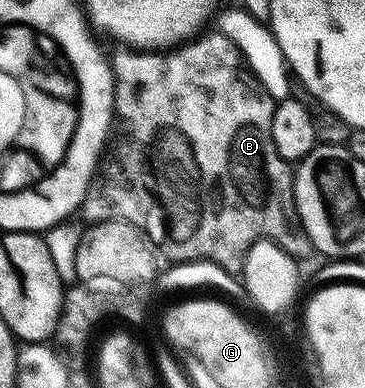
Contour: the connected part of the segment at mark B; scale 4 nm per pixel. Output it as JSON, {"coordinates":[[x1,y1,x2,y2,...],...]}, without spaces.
{"coordinates":[[221,33,206,34,199,34,165,53,151,53,146,49,118,49,122,51,115,53,114,59,112,58,114,115,117,122,118,119,122,122,122,136,119,137,118,144,114,148,111,146,101,156,96,174,90,180,86,196,82,198,80,215,86,218,87,224,119,219,125,223,131,223,133,227,139,227,151,244,161,254,163,251,171,259,169,262,174,265,191,263,194,260,206,260,224,268,230,275,238,277,242,274,242,266,246,260,248,249,252,249,252,245,259,243,261,239,279,243,295,259,302,260,312,251,312,248,308,233,298,216,298,206,294,200,294,171,291,164,287,163,284,157,280,157,280,153,276,153,276,145,272,141,272,113,276,101,250,72,250,68,242,60,240,49,236,49,232,40,224,37]]}

